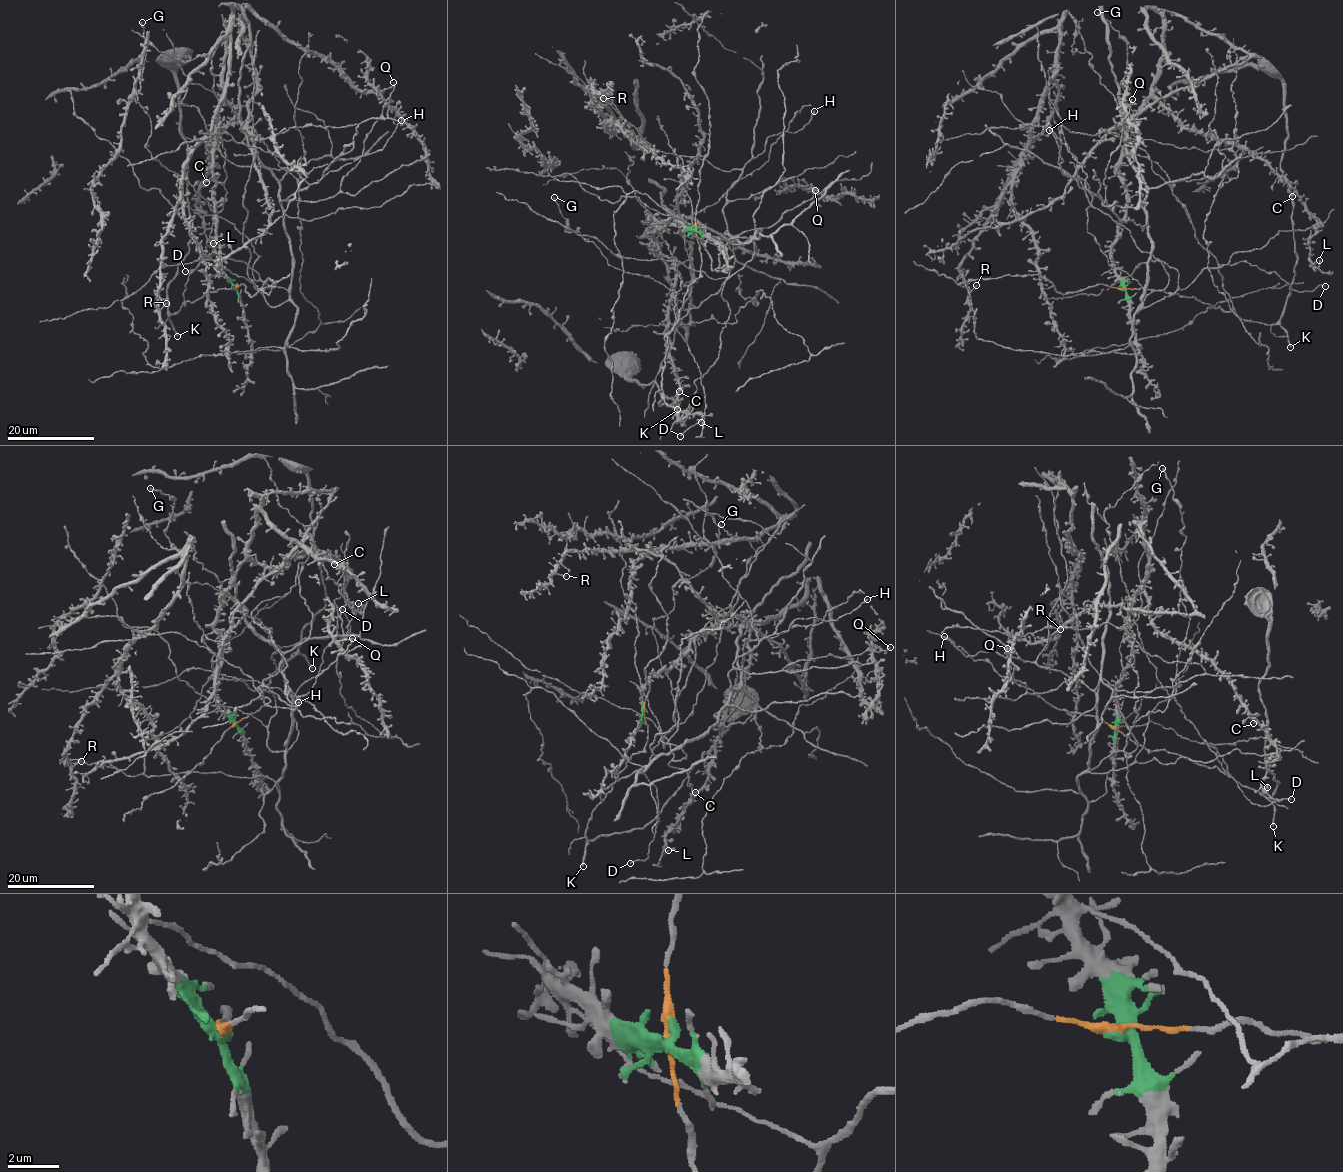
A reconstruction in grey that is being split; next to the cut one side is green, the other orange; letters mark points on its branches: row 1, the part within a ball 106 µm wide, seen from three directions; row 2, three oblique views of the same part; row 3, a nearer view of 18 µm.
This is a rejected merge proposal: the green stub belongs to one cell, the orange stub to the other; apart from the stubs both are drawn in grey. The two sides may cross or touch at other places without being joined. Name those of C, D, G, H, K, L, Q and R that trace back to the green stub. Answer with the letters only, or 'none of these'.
C, H, L, Q, R

